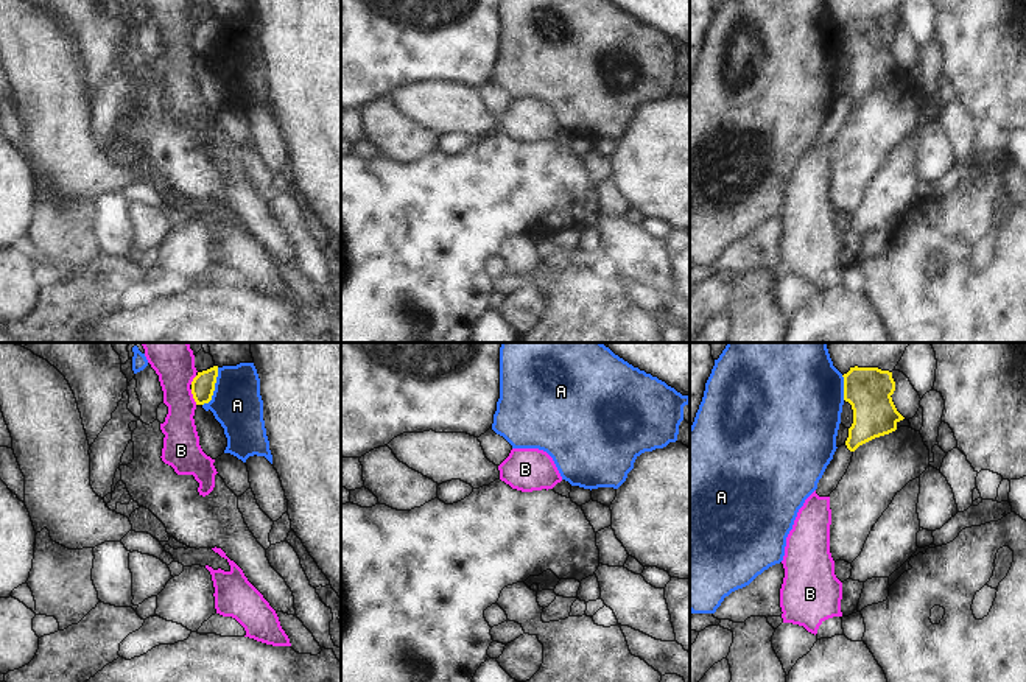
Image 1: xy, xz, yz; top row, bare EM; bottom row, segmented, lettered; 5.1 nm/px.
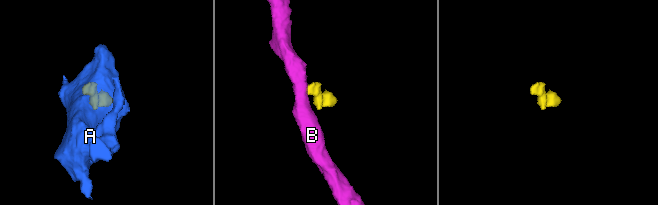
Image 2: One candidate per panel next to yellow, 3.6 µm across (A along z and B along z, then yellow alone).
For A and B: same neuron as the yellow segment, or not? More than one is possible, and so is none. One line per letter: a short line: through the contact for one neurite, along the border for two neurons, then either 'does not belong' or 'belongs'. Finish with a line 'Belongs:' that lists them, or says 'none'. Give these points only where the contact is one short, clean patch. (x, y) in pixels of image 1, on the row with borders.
A: line xy (218, 368), (214, 394), (203, 405); does not belong
B: line xy (190, 390), (196, 404); does not belong
Belongs: none

